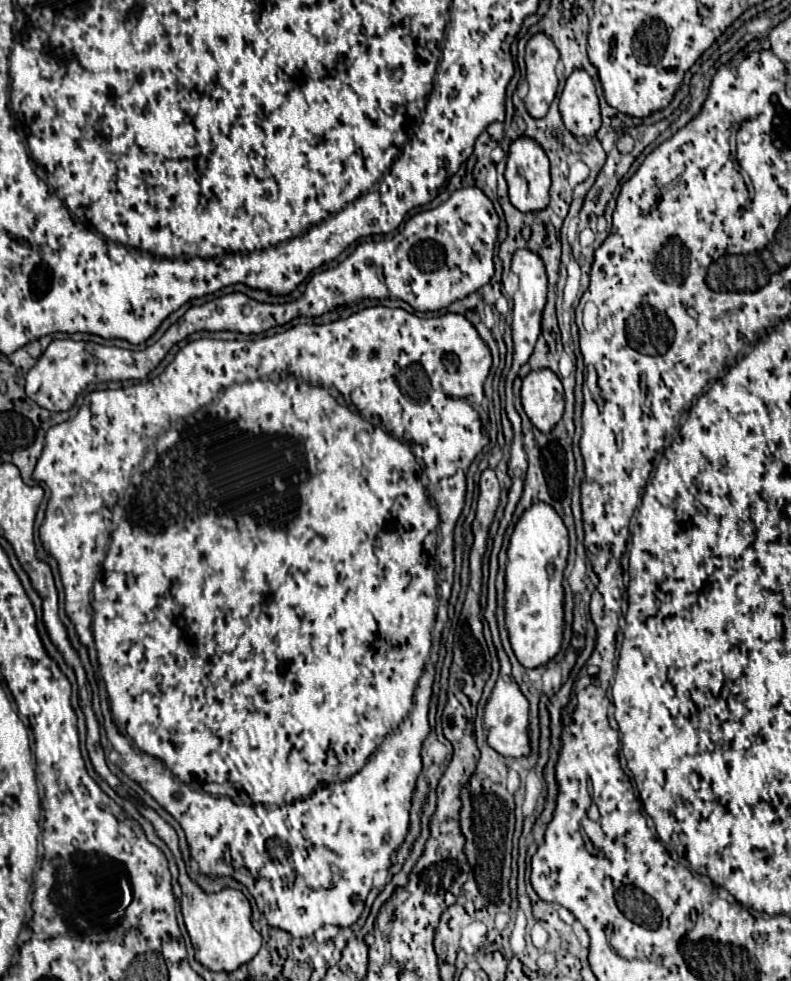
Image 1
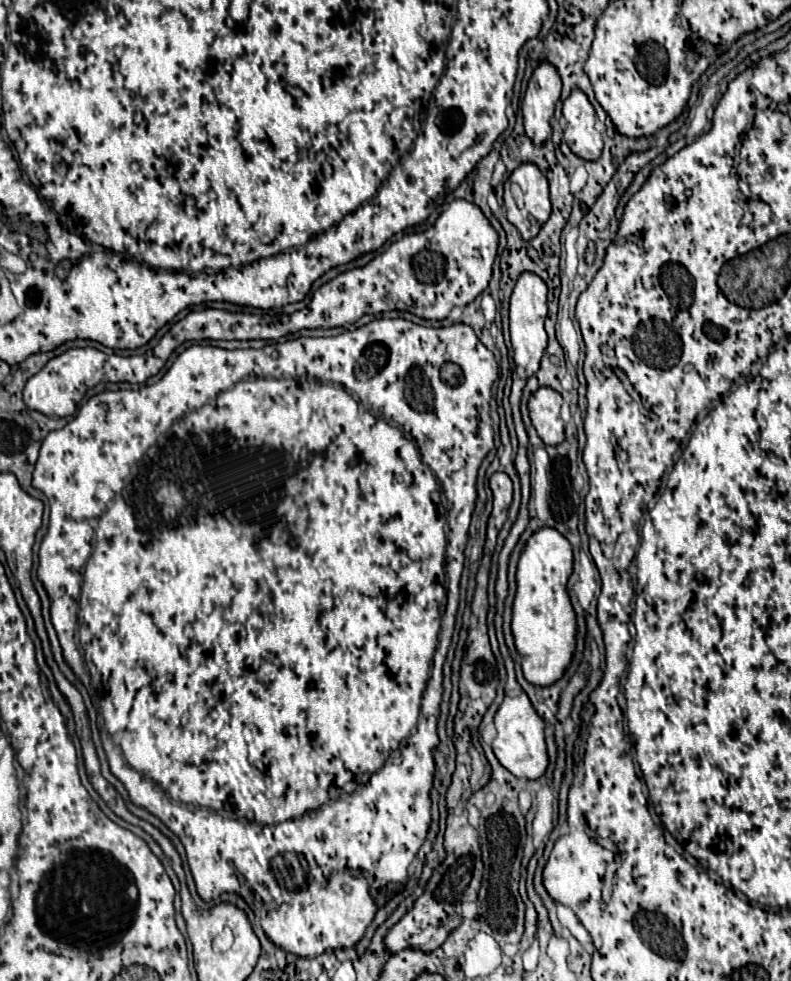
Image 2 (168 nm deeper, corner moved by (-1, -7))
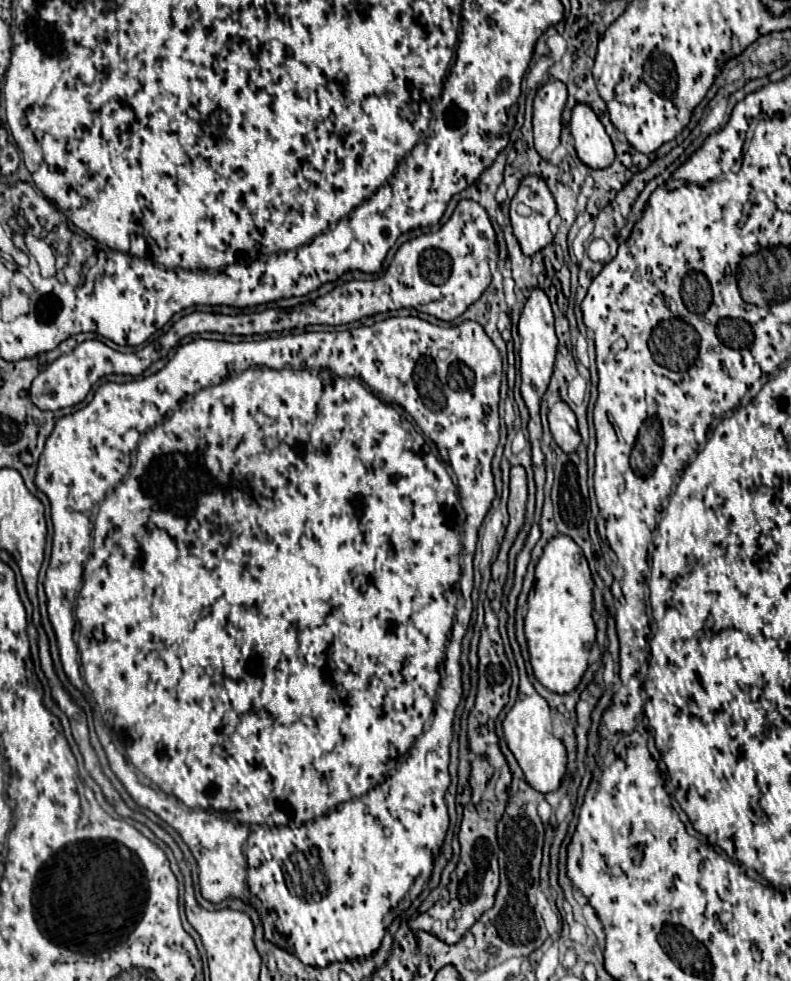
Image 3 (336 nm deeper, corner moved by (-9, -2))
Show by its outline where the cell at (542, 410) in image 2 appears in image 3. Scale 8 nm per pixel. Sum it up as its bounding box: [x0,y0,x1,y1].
[549,403,581,453]

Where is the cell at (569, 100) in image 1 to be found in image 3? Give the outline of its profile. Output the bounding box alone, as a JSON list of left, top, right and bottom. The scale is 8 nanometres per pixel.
[571,103,613,169]

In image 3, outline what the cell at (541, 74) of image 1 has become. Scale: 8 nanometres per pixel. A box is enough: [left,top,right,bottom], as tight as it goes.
[533,81,567,161]

